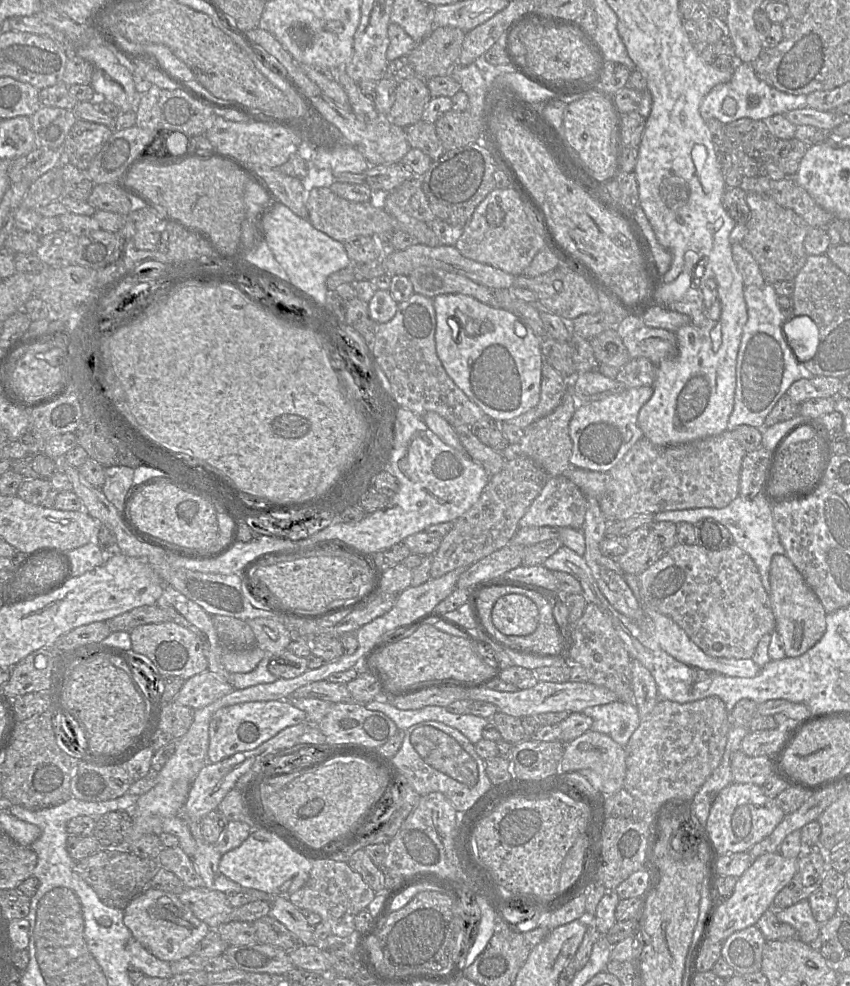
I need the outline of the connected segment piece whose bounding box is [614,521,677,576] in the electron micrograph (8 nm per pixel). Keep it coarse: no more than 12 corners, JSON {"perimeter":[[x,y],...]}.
{"perimeter":[[676,524],[627,535],[617,561],[639,576],[677,544]]}

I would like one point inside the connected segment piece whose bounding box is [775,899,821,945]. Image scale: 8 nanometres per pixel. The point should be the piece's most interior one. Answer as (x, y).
(799, 916)

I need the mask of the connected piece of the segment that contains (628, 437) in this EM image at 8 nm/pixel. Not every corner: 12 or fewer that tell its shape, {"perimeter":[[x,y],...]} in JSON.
{"perimeter":[[653,386],[578,405],[571,468],[610,471],[643,432]]}

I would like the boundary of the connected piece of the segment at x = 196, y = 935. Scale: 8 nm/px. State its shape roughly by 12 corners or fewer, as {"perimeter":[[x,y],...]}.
{"perimeter":[[154,888],[127,906],[136,941],[168,963],[210,930],[178,895]]}

